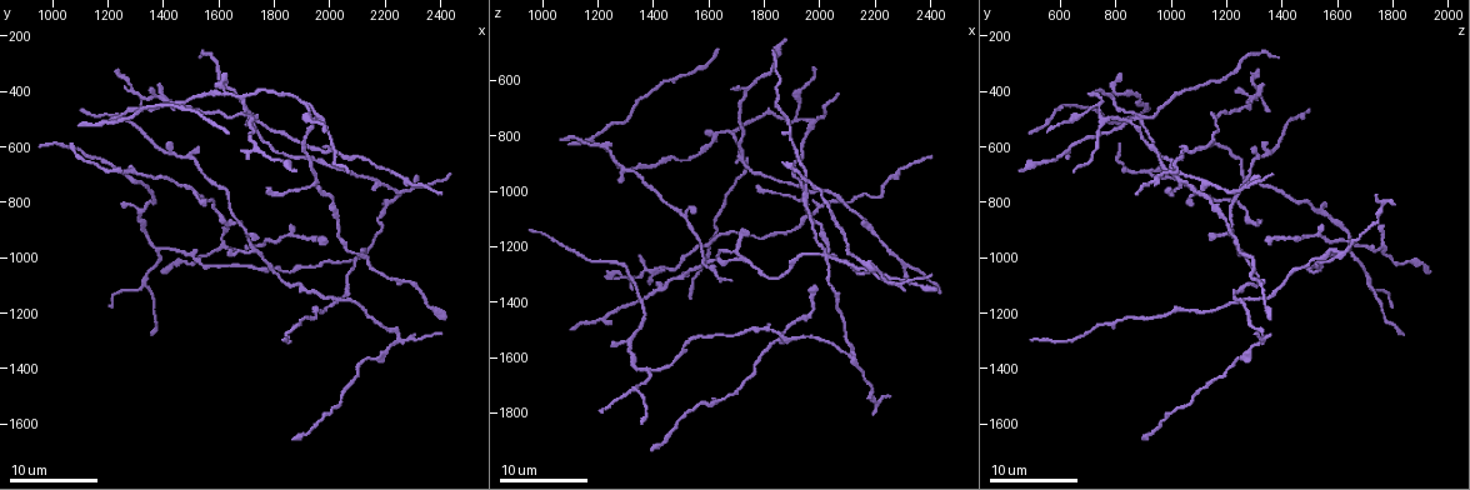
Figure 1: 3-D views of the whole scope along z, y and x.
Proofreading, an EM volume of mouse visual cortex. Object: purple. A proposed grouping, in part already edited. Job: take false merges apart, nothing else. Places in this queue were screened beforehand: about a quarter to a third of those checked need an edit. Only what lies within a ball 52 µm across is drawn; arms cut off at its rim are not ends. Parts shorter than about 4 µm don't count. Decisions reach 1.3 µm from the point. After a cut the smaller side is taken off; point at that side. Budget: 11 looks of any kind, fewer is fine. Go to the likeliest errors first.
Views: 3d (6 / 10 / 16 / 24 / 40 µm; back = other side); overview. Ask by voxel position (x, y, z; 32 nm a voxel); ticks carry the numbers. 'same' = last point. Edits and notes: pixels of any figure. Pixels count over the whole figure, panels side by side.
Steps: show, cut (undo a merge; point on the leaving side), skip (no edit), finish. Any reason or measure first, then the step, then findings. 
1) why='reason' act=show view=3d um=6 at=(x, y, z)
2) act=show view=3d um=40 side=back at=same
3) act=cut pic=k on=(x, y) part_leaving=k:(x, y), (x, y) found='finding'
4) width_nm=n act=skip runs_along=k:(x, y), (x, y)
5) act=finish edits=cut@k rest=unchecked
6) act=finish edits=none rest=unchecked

why='looks like a crossing' act=show view=3d um=6 at=(1710, 500, 870)

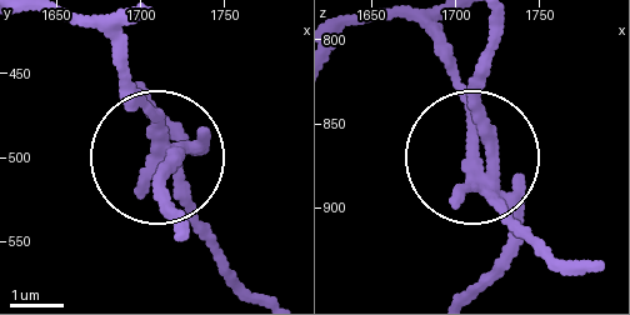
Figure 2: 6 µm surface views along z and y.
act=cut pic=2 on=(495, 261) part_leaving=2:(499, 181), (513, 244), (485, 285) found='a second neuron is stuck on'

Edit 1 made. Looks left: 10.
why='redraw' act=show view=overview

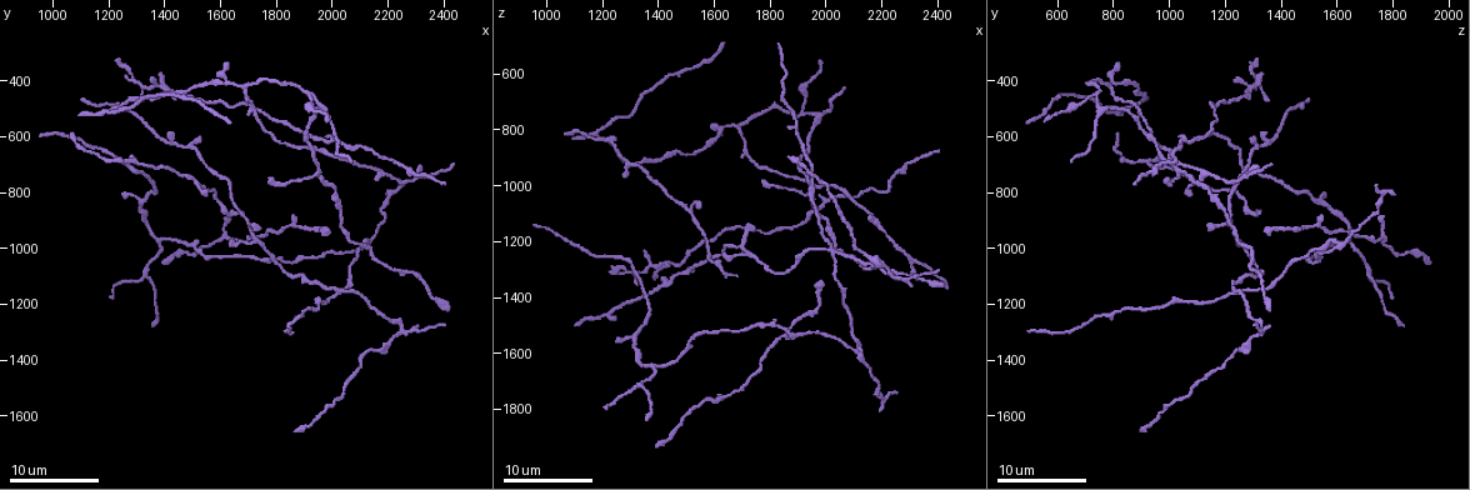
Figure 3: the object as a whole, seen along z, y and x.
why='three-way junction' act=show view=3d um=10 at=(1340, 1100, 1710)

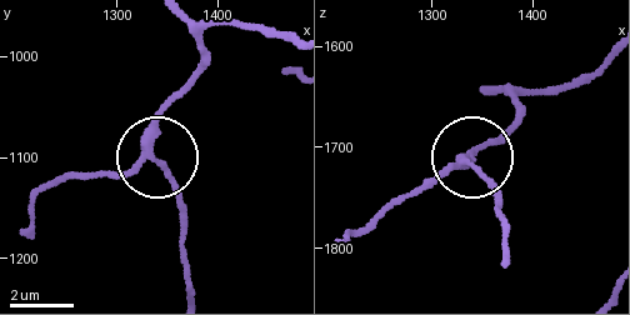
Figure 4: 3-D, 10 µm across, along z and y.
act=show view=3d um=6 at=same

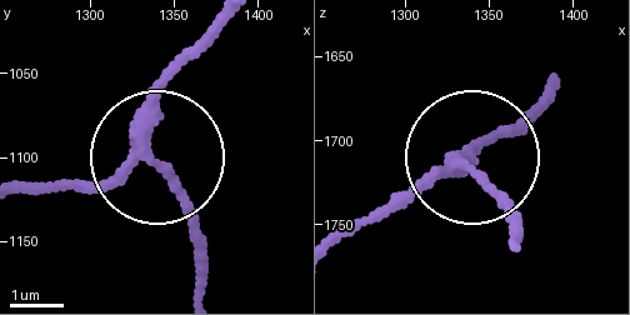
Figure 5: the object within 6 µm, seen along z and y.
act=skip runs_along=5:(534, 105), (341, 244) found='one neuron here'

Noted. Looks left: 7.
act=show view=3d um=10 at=(1980, 510, 750)

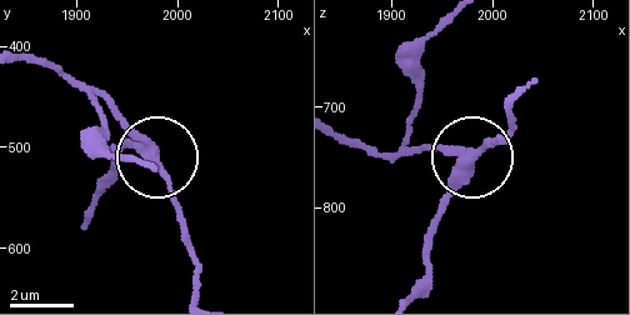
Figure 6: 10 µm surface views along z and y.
act=skip runs_along=6:(413, 290), (448, 194), (490, 145), (504, 145) found='continuous, no second neuron'

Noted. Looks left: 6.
why='side arm on a straight run' act=show view=3d um=6 at=(1630, 970, 1750)

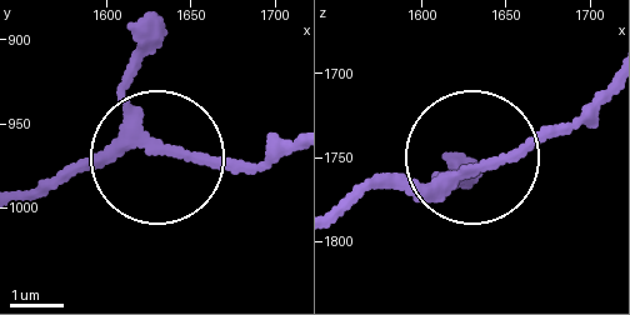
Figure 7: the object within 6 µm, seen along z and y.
act=skip found='one neuron here'

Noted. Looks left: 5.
why='three-way junction' act=show view=3d um=10 at=(1840, 920, 1550)

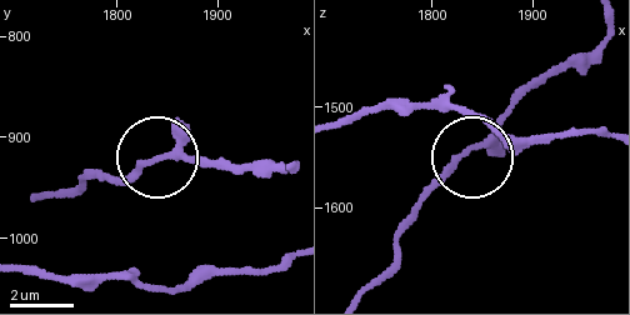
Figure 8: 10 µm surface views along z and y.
act=show view=3d um=6 at=(1836, 922, 1542)

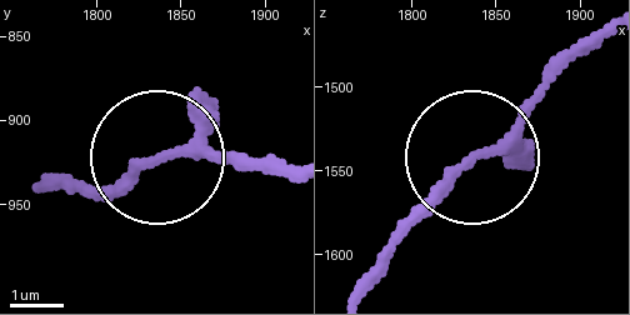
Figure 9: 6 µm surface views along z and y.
width_nm=160 act=skip found='one neuron here'

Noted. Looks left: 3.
act=finish edits=cut@2 rest=unchecked

